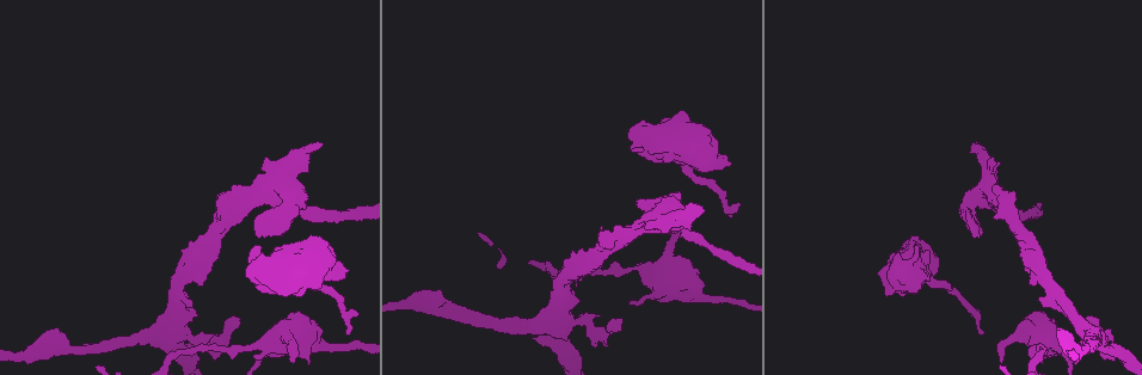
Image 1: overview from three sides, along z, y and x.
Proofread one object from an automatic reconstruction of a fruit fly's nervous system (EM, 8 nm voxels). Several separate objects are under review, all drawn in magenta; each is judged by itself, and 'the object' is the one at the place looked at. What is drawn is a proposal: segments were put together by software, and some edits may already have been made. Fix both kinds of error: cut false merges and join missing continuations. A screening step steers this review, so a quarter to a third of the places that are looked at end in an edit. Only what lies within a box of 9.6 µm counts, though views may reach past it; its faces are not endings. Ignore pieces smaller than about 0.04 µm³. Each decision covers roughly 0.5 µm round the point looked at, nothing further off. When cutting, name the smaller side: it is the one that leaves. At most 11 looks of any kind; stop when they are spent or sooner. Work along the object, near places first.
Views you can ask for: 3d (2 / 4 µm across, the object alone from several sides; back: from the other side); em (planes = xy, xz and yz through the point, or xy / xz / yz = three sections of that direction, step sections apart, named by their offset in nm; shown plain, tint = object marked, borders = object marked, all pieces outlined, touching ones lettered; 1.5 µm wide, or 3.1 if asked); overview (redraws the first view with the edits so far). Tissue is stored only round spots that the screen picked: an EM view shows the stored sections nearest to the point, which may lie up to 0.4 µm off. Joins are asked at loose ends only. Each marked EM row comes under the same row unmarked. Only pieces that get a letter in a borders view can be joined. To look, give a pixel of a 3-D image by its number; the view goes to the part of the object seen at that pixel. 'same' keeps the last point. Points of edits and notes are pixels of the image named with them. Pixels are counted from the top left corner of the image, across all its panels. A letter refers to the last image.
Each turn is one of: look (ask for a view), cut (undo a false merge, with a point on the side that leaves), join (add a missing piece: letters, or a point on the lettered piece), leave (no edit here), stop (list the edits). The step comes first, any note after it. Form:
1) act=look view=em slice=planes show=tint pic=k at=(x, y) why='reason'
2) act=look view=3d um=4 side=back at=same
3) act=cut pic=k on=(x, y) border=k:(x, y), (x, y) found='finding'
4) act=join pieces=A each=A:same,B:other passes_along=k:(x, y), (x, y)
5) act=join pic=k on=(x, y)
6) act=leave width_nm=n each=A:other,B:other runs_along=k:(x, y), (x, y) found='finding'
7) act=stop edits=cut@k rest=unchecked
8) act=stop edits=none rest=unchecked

act=look view=em slice=xz step=8 show=tint pic=1 at=(225, 204) why='abrupt turn'

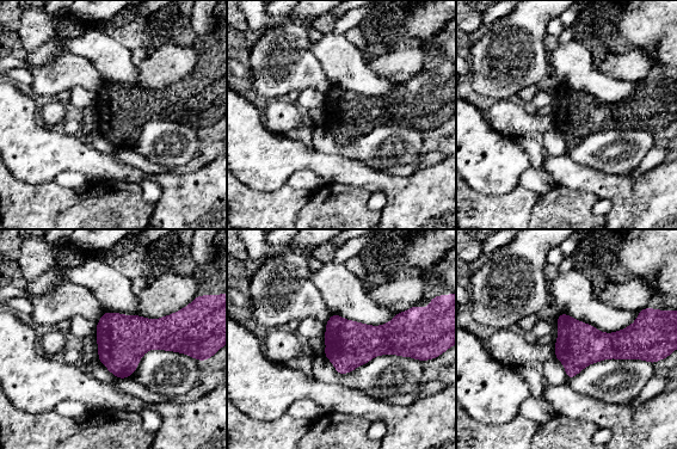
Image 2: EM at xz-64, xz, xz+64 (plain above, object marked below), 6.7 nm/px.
act=look view=em slice=planes show=borders at=same why='cut it another way'

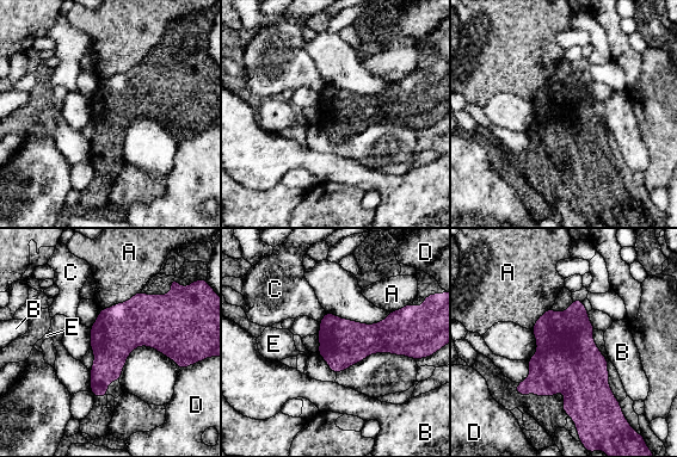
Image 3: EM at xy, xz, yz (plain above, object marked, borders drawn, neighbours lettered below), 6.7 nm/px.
act=leave width_nm=320 each=A:other,B:other,C:other,D:other,E:other border=3:(141, 289), (128, 300), (102, 309) found='all the same neuron'

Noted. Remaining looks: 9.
act=look view=3d um=4 pic=1 at=(348, 335) why='free end'

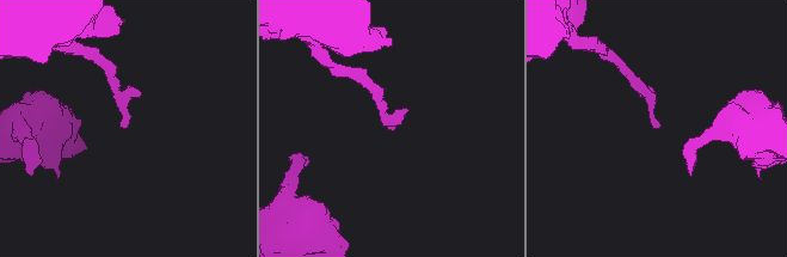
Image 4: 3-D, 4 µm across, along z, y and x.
act=look view=em slice=xy step=8 show=borders pic=4 at=(392, 130) why='shape alone is not enough'

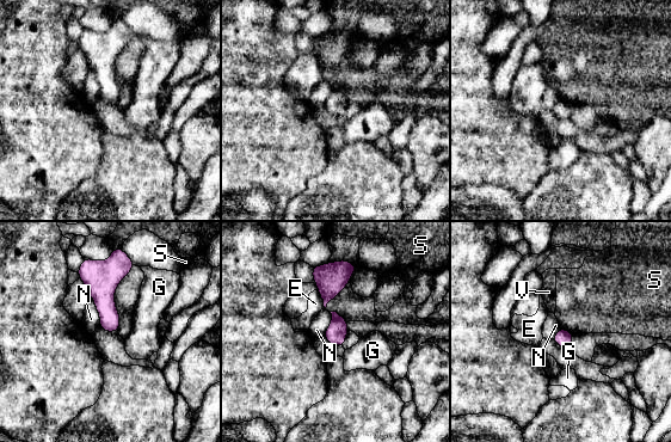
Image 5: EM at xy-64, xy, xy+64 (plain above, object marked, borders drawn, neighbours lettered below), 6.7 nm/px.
act=look view=em slice=planes show=borders at=same why='cut it another way'

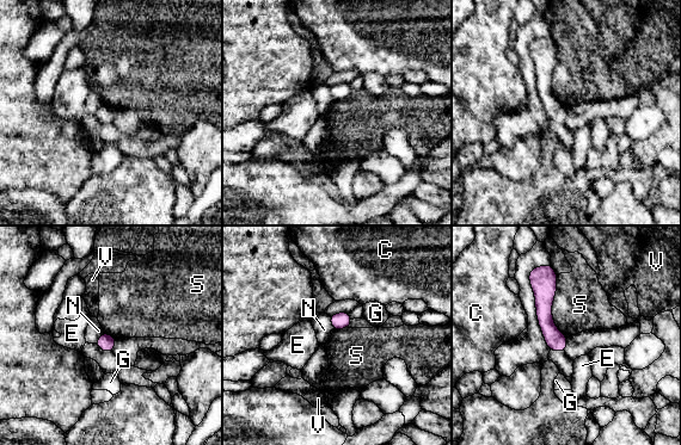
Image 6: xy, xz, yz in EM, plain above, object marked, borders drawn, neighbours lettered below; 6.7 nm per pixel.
act=leave each=C:other,E:other,G:other,N:other,S:other,V:other runs_along=6:(548, 271), (545, 321), (562, 348) found='no lettered piece goes on from it'

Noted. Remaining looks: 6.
act=look view=em slice=planes show=borders pic=1 at=(687, 163) why='sudden change in width'

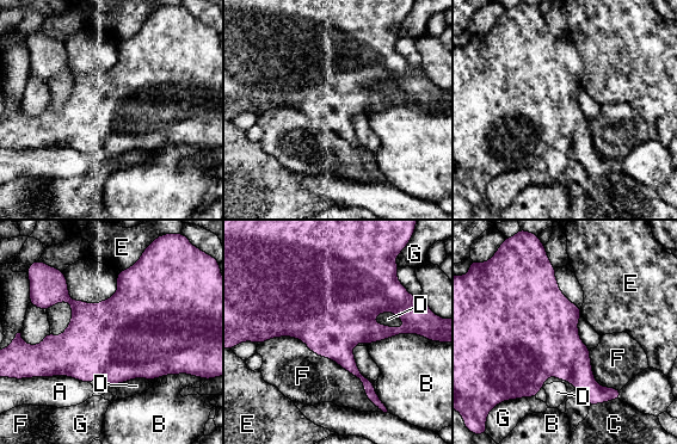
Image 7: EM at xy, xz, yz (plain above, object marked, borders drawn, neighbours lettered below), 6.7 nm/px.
act=leave width_nm=190 each=A:other,B:other,C:other,D:other,E:other,F:other,G:other border=7:(354, 345), (356, 367), (373, 383) found='all the same neuron'

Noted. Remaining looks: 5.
act=look view=3d um=4 pic=1 at=(621, 319) why='free end'

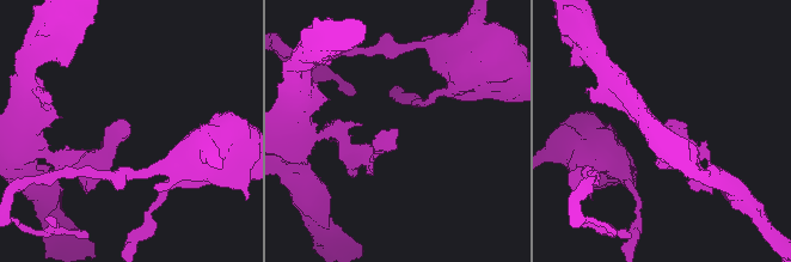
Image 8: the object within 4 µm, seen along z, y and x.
act=look view=em slice=xy step=4 show=borders pic=8 at=(667, 123) why='need the tissue'

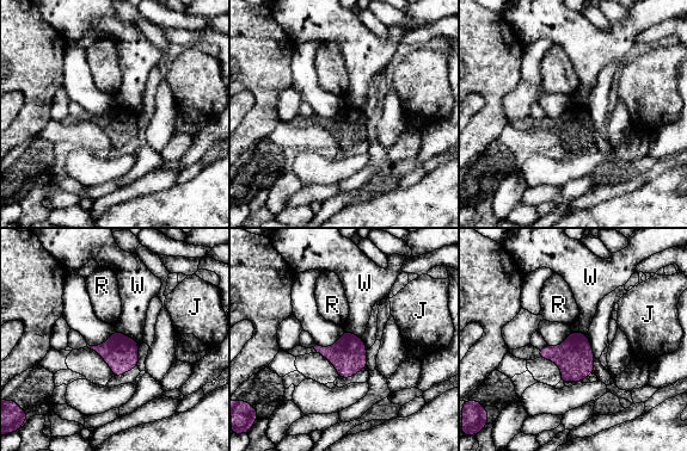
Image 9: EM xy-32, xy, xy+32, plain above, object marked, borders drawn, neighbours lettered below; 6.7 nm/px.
act=look view=em slice=planes show=borders at=same why='cut it another way'

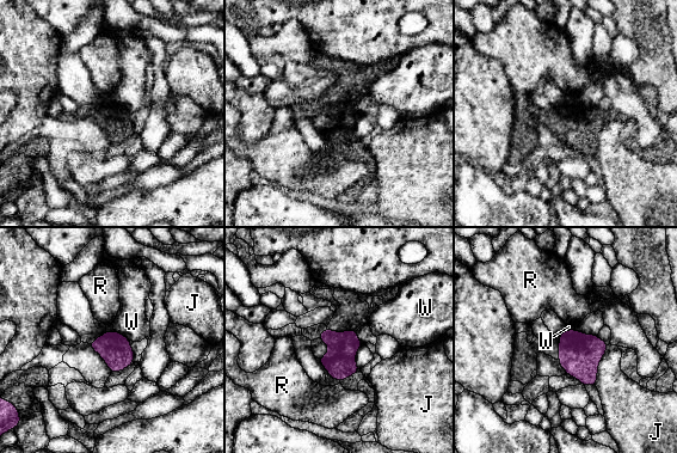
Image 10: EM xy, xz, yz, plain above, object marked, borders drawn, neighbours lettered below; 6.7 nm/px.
act=leave width_nm=200 each=J:other,R:other,W:other found='no lettered piece goes on from it'

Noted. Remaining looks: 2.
act=stop edits=none rest=unchecked

